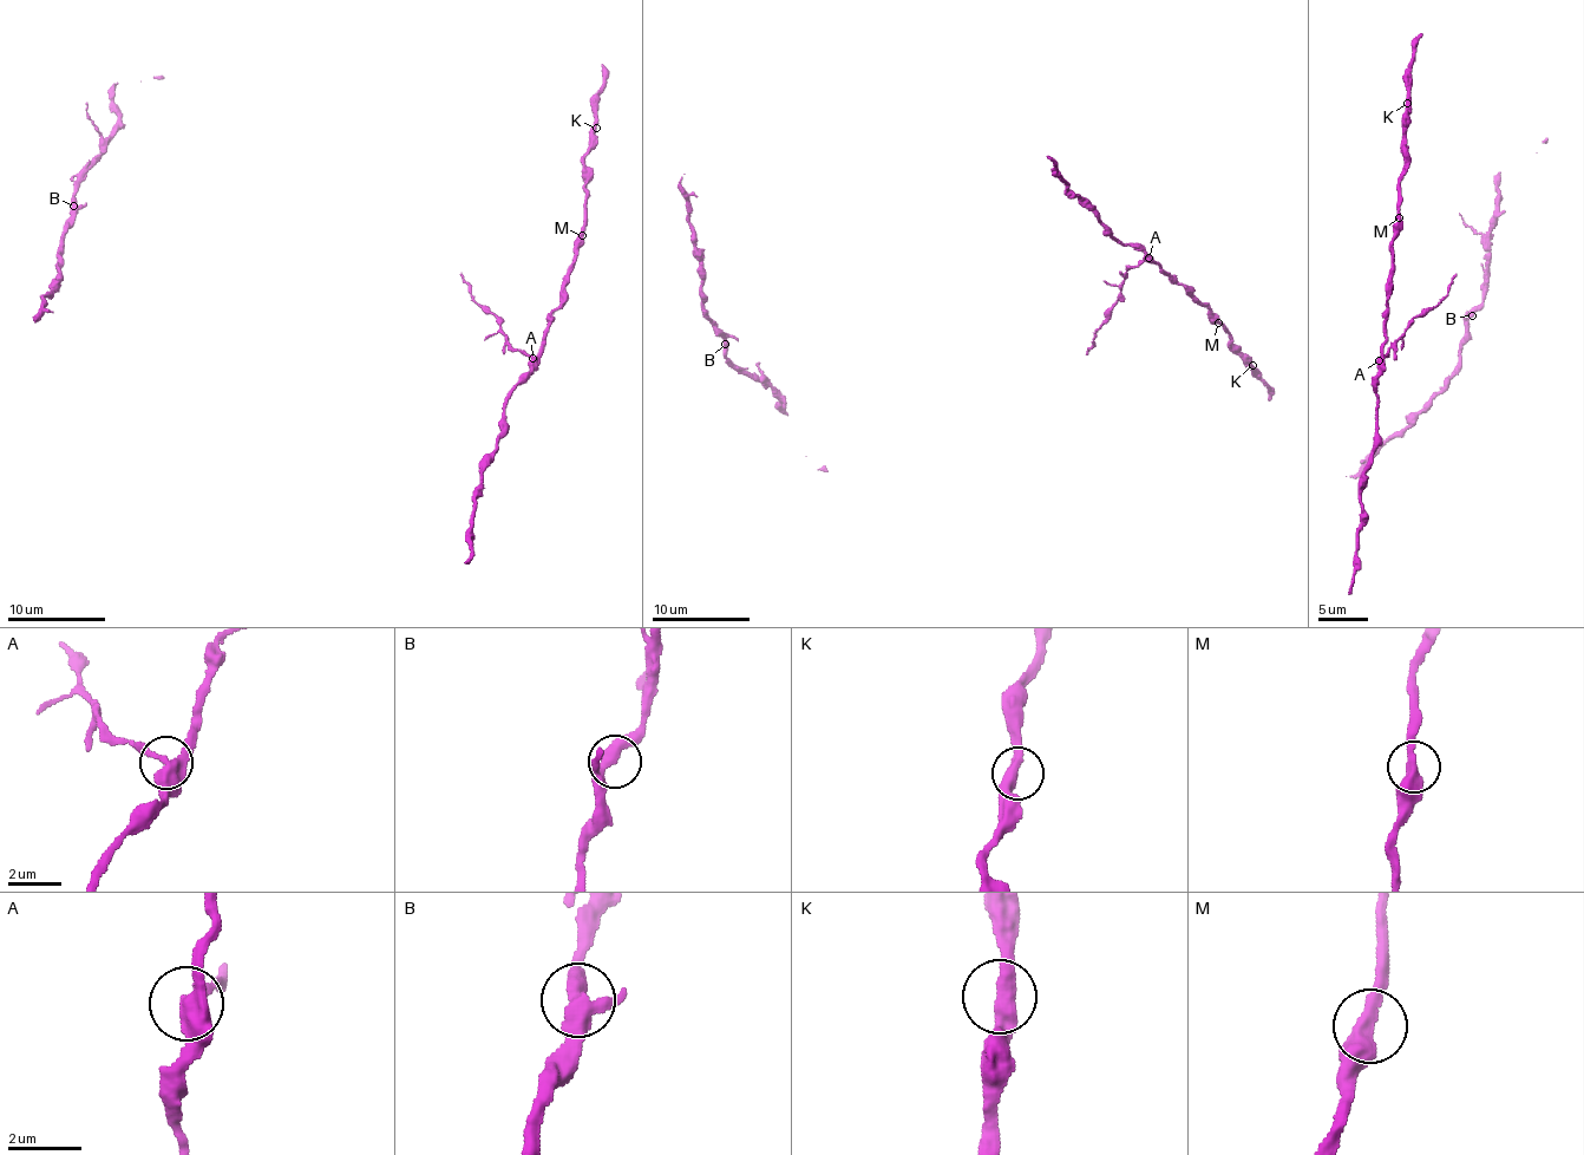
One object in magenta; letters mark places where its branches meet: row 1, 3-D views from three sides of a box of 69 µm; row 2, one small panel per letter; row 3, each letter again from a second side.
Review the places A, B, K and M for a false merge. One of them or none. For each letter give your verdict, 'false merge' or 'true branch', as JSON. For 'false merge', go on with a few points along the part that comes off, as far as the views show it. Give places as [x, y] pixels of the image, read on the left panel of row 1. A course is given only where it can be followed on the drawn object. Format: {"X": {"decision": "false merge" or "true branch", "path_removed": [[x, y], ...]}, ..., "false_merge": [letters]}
{"A": {"decision": "false merge", "path_removed": [[534, 358], [510, 345], [496, 318], [475, 301], [460, 273]]}, "B": {"decision": "true branch"}, "K": {"decision": "true branch"}, "M": {"decision": "true branch"}, "false_merge": ["A"]}

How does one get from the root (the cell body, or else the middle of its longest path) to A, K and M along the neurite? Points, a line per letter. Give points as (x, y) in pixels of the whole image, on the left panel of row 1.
A: (460, 273), (475, 301), (497, 319), (504, 338), (515, 350), (524, 351), (534, 358)
K: (460, 273), (510, 345), (536, 354), (582, 235), (583, 156), (596, 128)
M: (460, 273), (510, 345), (534, 356), (544, 341), (547, 317), (560, 305), (563, 278), (582, 235)

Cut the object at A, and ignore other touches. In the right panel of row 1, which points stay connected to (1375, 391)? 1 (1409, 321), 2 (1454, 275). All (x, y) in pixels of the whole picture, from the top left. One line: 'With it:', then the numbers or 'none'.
With it: none

